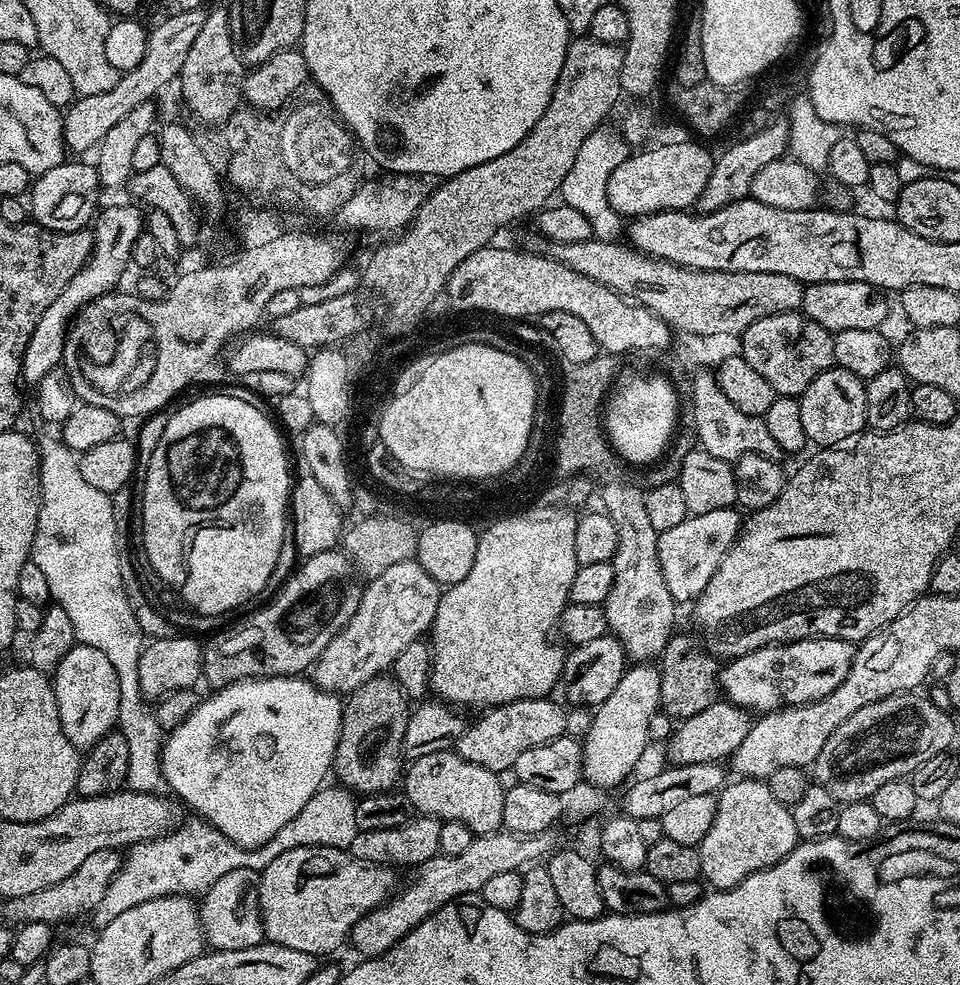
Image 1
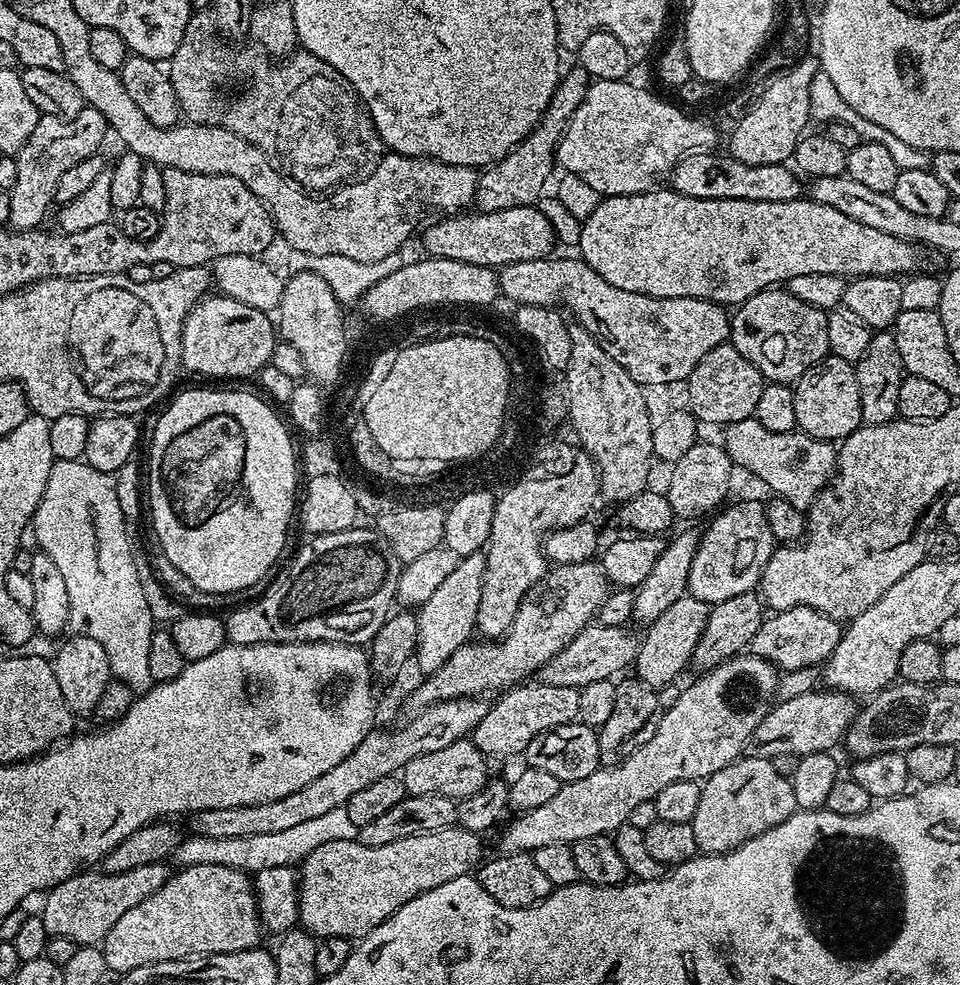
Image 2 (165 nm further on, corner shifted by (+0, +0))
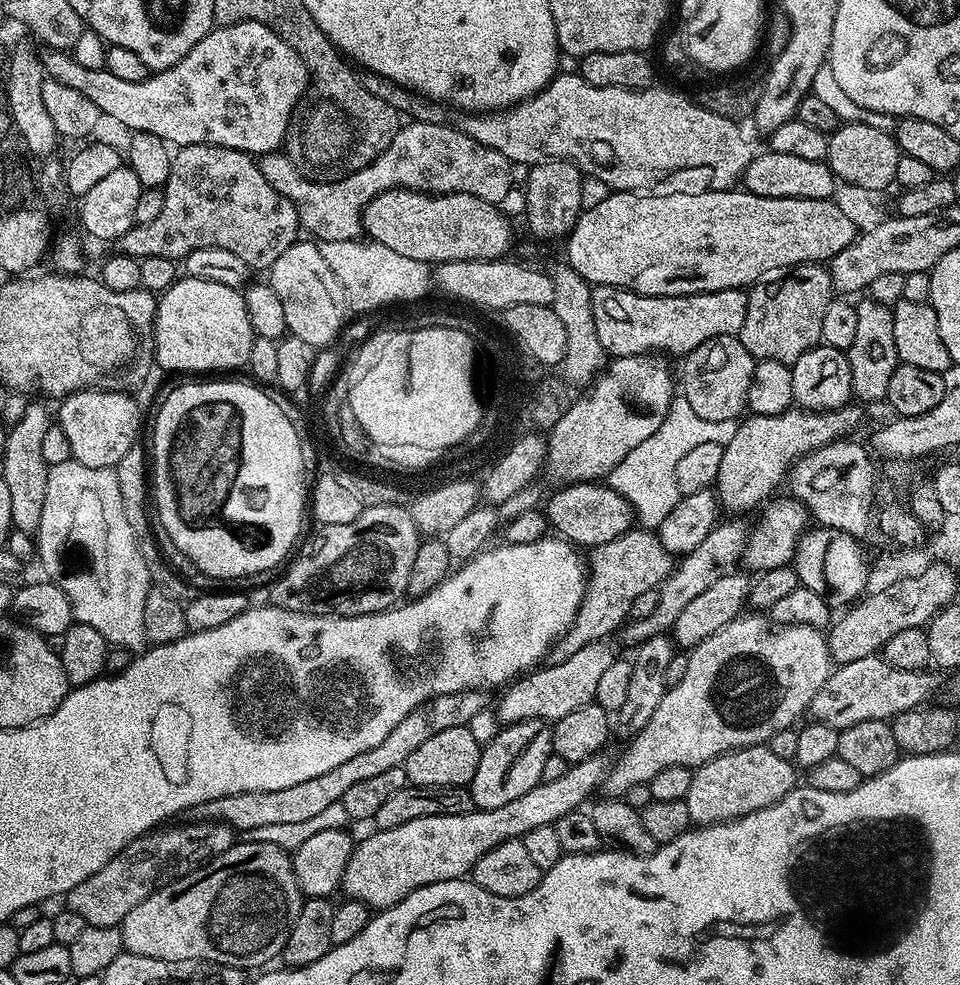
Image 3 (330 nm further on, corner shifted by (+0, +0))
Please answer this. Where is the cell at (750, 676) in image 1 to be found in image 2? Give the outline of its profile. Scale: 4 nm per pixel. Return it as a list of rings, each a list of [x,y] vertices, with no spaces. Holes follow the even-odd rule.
[[[794,606],[790,610],[781,612],[772,612],[762,622],[758,634],[754,634],[750,645],[751,655],[761,656],[764,660],[770,661],[776,665],[777,669],[784,672],[793,672],[803,668],[815,668],[823,665],[834,654],[834,646],[838,646],[840,633],[842,631],[841,621],[830,618],[810,606]]]

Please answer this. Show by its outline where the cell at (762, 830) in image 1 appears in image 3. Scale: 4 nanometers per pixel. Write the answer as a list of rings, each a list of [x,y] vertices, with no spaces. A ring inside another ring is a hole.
[[[767,743],[727,752],[693,771],[690,794],[684,799],[686,810],[690,810],[690,818],[696,826],[741,820],[746,814],[754,814],[754,810],[769,808],[786,798],[786,794],[797,787],[795,771],[793,761],[776,757]]]

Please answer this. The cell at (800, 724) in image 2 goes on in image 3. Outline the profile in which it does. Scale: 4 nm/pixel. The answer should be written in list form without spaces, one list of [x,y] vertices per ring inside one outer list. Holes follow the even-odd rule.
[[[880,654],[858,658],[858,662],[833,667],[822,690],[814,694],[810,716],[813,721],[839,729],[854,726],[854,722],[891,721],[906,710],[927,705],[939,688],[941,691],[942,676],[940,680],[939,675],[936,670],[898,670],[898,666],[890,666]]]

